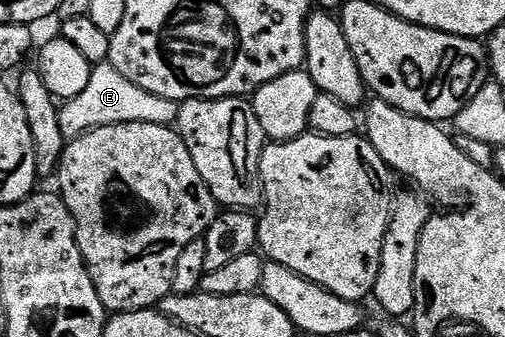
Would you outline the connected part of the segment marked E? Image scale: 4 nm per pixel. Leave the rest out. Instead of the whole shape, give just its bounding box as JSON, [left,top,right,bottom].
[60,64,179,140]

